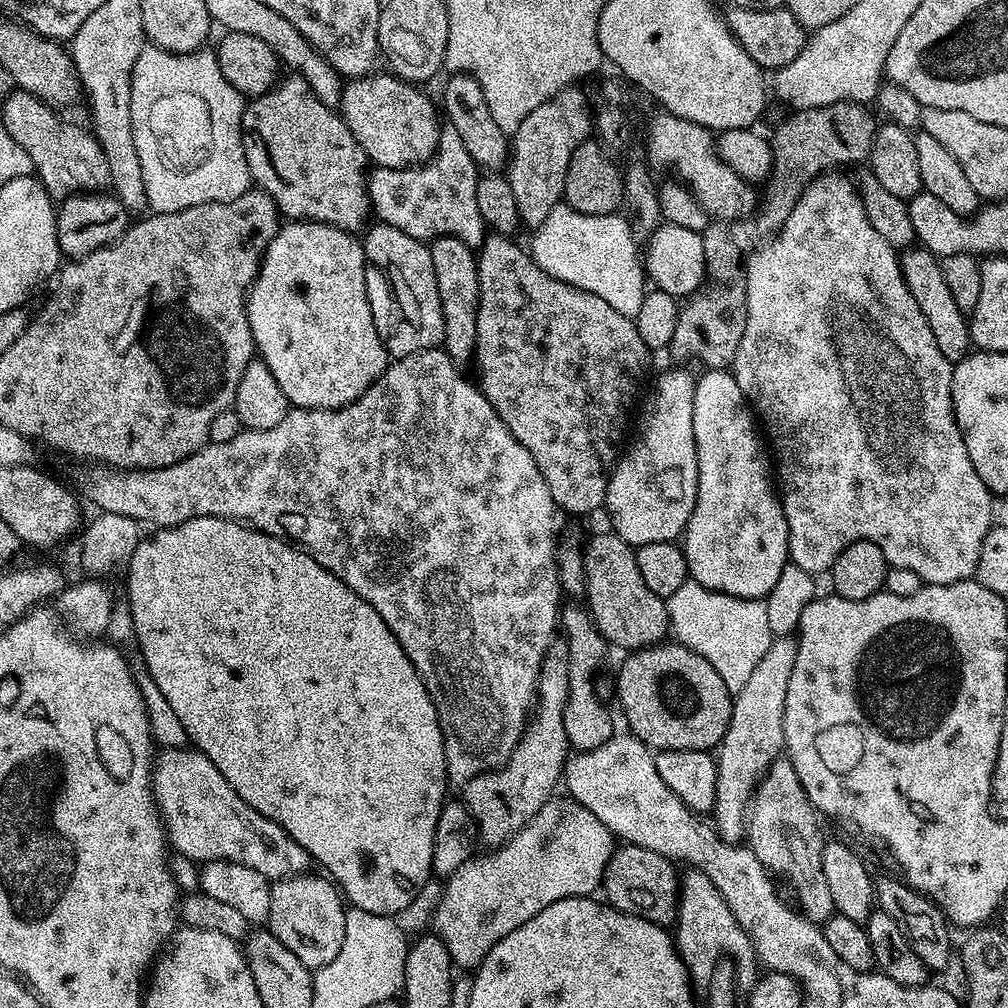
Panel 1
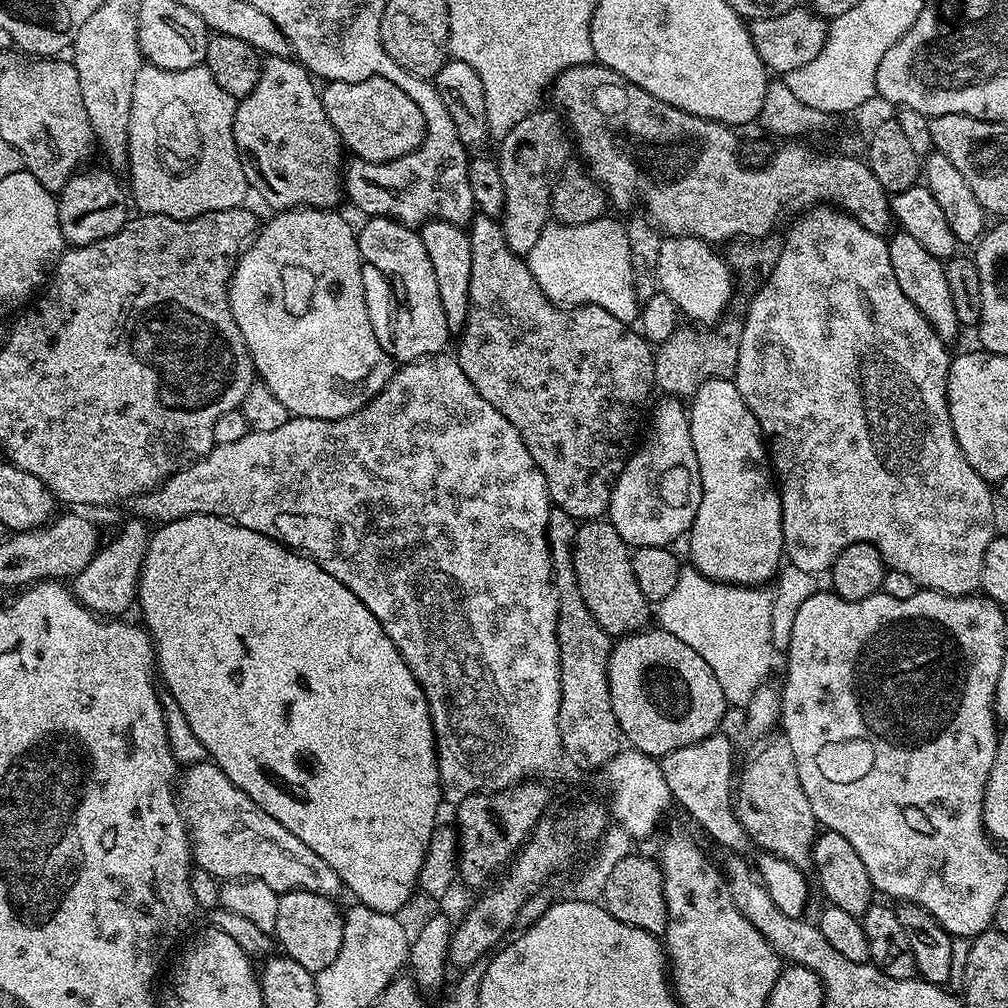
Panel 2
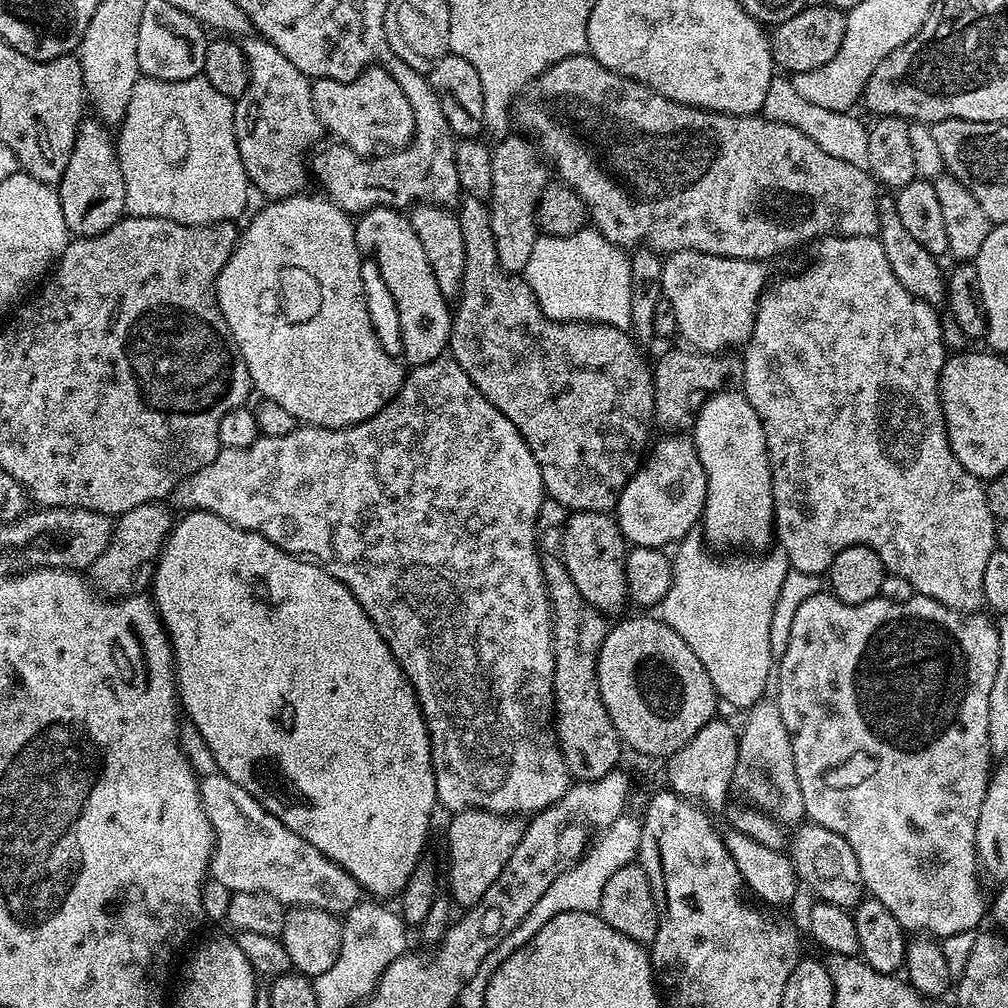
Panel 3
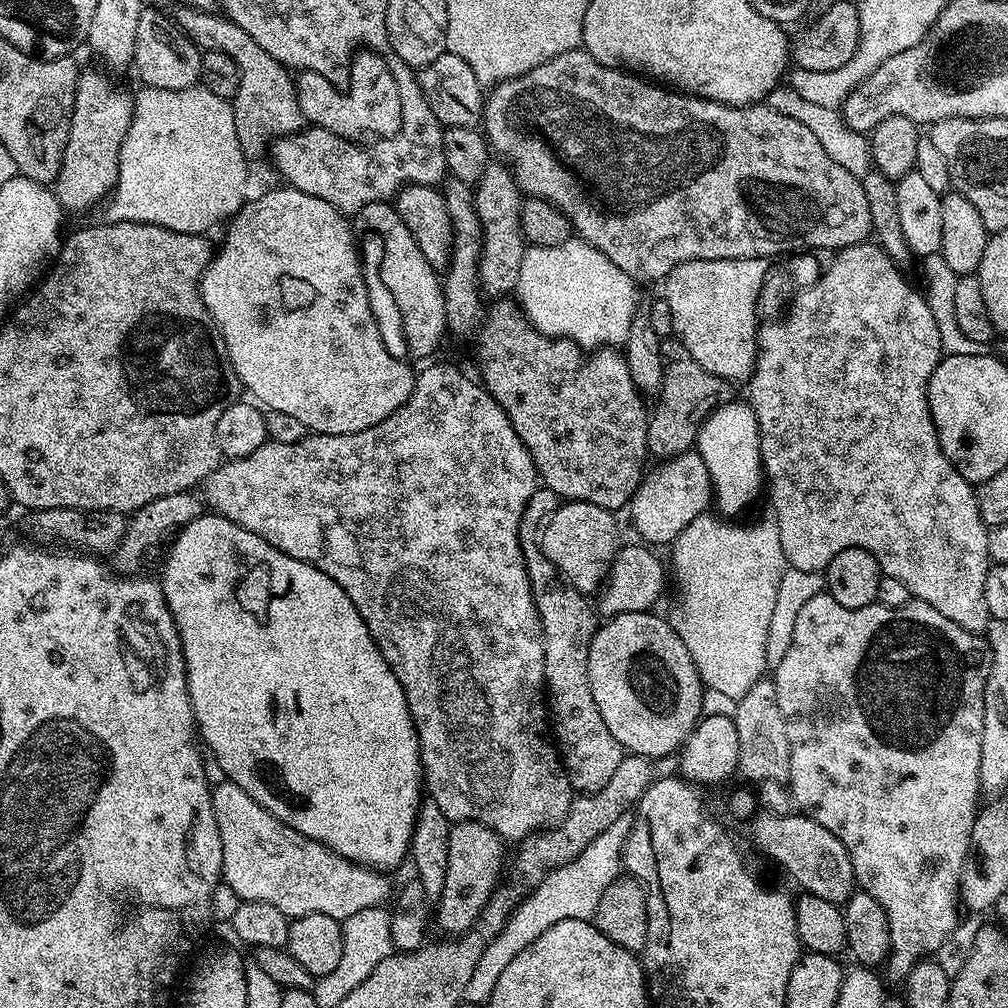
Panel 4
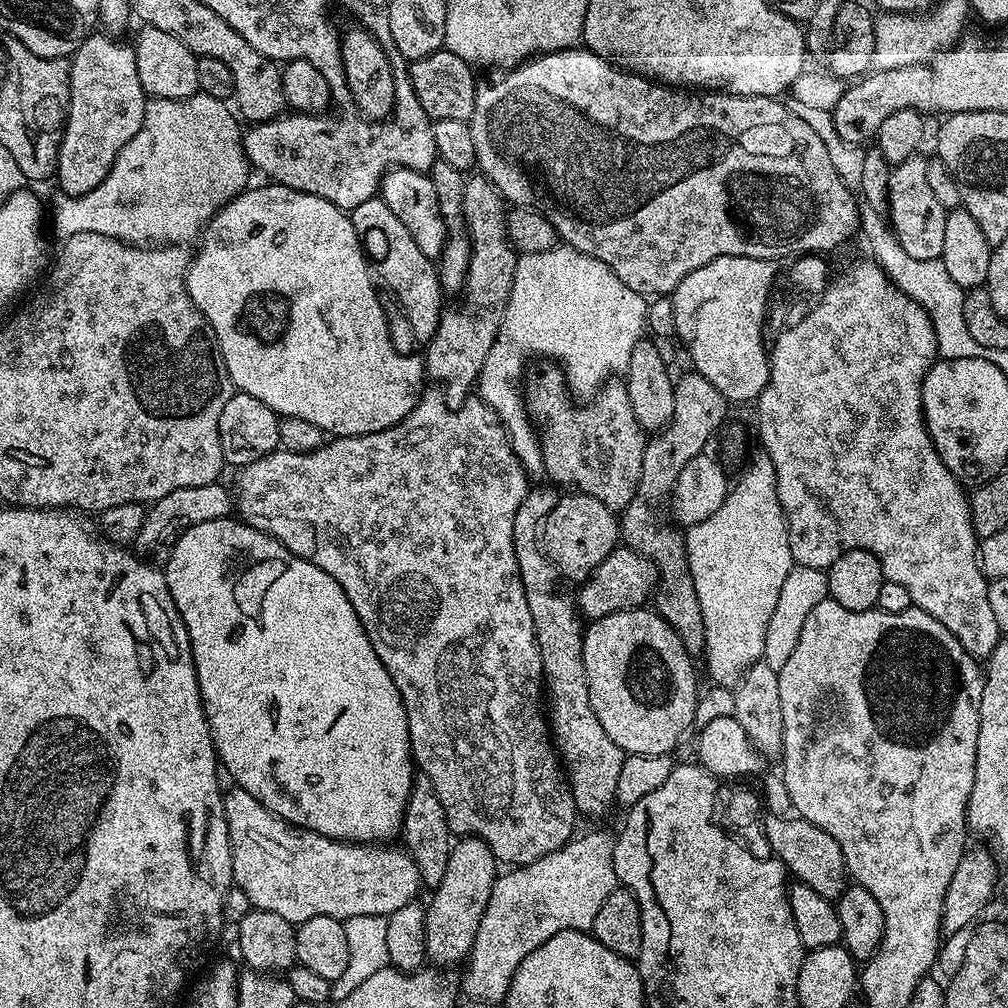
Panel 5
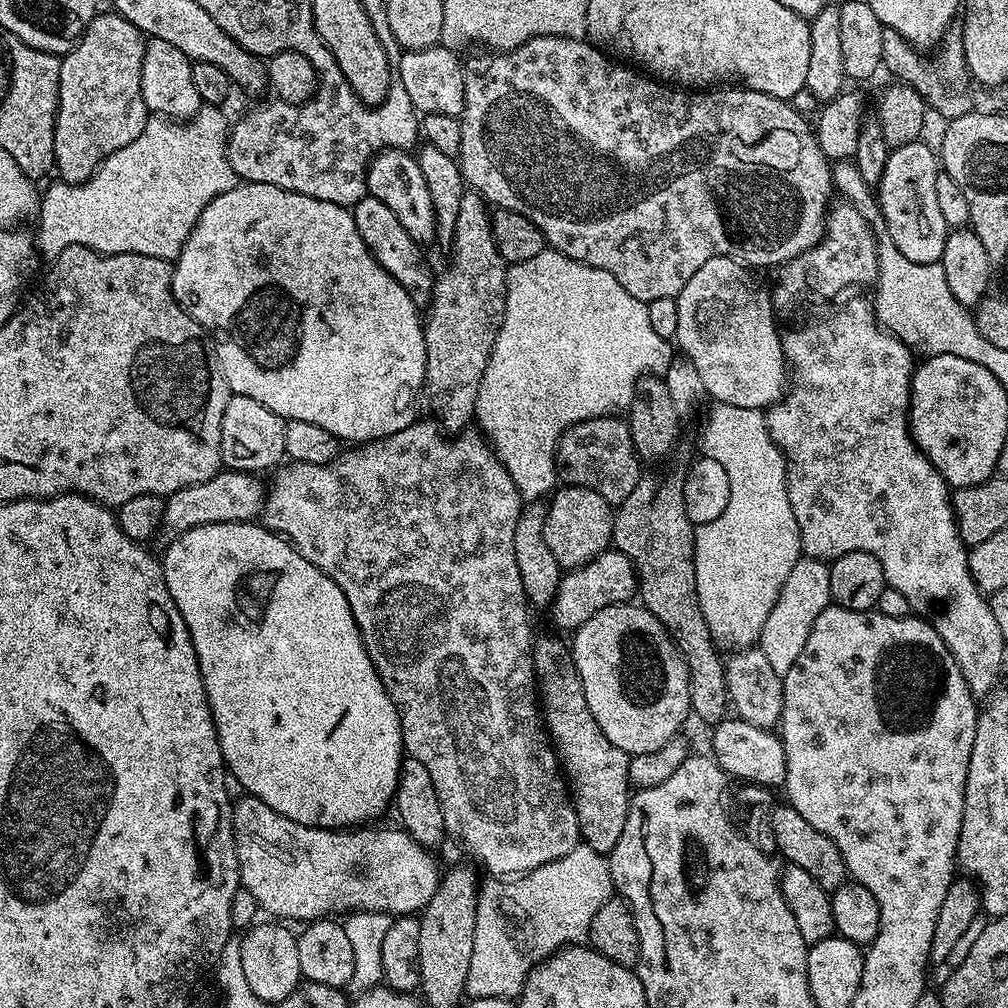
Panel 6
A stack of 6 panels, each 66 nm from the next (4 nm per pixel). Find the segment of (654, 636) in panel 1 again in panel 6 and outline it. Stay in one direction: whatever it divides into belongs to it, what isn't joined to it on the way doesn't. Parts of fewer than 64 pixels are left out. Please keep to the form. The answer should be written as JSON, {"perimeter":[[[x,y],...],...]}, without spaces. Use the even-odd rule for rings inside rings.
{"perimeter":[[[577,484],[560,486],[551,493],[547,505],[544,541],[546,546],[550,546],[550,554],[554,554],[561,569],[580,568],[598,554],[609,551],[614,508],[606,502],[606,498],[602,498],[602,494]]]}

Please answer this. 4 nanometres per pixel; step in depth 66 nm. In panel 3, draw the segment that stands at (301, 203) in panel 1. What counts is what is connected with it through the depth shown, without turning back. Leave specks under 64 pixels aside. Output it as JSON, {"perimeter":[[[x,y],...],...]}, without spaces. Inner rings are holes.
{"perimeter":[[[252,34],[243,41],[244,57],[248,63],[248,85],[242,95],[235,101],[236,109],[234,110],[234,134],[238,142],[238,154],[242,158],[242,166],[246,170],[251,187],[256,188],[262,195],[268,196],[264,198],[271,198],[272,200],[284,200],[287,196],[294,196],[305,191],[304,188],[310,184],[310,172],[306,167],[306,157],[309,155],[310,149],[313,146],[321,143],[320,135],[325,135],[326,129],[320,123],[318,114],[314,110],[314,102],[312,101],[312,80],[302,74],[302,70],[298,70],[298,66],[294,66],[294,62],[290,62],[290,58],[286,58],[286,54],[282,54],[282,50],[278,50],[278,46],[274,46],[269,40],[265,40],[259,34]]]}

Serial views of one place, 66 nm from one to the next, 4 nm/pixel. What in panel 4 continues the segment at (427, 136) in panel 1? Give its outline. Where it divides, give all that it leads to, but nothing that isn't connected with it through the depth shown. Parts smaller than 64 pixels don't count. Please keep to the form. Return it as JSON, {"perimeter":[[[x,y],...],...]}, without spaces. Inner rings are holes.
{"perimeter":[[[360,50],[352,57],[350,66],[350,78],[346,85],[346,91],[341,90],[337,85],[331,84],[322,74],[301,71],[295,77],[296,97],[298,106],[302,106],[302,114],[309,125],[325,128],[334,134],[338,134],[347,140],[359,141],[360,135],[372,136],[368,138],[383,138],[393,136],[400,132],[402,126],[402,98],[400,97],[400,87],[396,81],[396,73],[393,65],[387,62],[371,50]]]}

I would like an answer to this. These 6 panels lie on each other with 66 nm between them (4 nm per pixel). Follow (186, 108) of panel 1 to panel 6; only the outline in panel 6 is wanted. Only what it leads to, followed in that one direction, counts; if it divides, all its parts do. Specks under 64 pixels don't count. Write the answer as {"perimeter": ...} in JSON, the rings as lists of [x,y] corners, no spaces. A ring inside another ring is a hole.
{"perimeter":[[[204,106],[190,120],[177,122],[167,118],[150,118],[146,122],[146,126],[142,130],[142,134],[138,134],[138,138],[134,138],[134,142],[130,142],[130,146],[122,146],[122,150],[114,150],[114,154],[110,154],[101,162],[99,168],[91,178],[80,183],[70,184],[61,180],[54,181],[50,185],[40,204],[40,214],[38,216],[38,234],[36,233],[36,245],[39,253],[49,259],[55,259],[68,245],[86,245],[87,248],[94,249],[96,252],[105,254],[110,252],[133,252],[134,254],[146,254],[150,258],[162,258],[163,260],[172,262],[180,255],[182,246],[186,242],[186,238],[190,238],[190,230],[194,230],[194,226],[198,222],[198,218],[202,214],[202,210],[212,199],[218,194],[226,194],[226,190],[235,188],[238,183],[236,171],[230,166],[228,161],[228,134],[230,131],[230,120],[223,116],[221,109],[216,106]]]}

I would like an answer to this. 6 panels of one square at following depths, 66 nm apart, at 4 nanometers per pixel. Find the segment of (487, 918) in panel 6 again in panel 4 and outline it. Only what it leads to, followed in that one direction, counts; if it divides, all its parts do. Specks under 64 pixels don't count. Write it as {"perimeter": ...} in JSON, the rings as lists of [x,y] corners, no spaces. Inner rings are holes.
{"perimeter":[[[627,812],[614,822],[614,826],[606,826],[582,854],[578,854],[576,860],[566,862],[553,872],[548,872],[546,878],[531,889],[532,896],[517,903],[513,907],[512,914],[504,928],[486,946],[482,958],[476,967],[474,978],[470,978],[466,993],[467,1003],[487,1005],[488,1000],[494,994],[494,986],[498,986],[498,977],[506,966],[519,952],[526,950],[534,938],[540,937],[554,922],[562,922],[566,918],[578,918],[579,920],[592,920],[598,910],[598,902],[602,902],[602,894],[606,894],[606,886],[614,882],[622,872],[624,847],[628,841],[628,835],[632,830],[633,813]]]}

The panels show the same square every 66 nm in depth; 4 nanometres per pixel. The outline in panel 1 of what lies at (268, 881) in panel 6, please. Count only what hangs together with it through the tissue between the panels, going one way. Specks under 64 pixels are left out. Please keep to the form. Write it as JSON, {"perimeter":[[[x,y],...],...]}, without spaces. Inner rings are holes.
{"perimeter":[[[195,747],[164,748],[155,757],[152,769],[152,797],[164,822],[169,845],[179,855],[197,862],[226,860],[258,870],[270,882],[309,871],[314,861],[278,822],[270,822],[251,808],[218,774],[218,766]]]}

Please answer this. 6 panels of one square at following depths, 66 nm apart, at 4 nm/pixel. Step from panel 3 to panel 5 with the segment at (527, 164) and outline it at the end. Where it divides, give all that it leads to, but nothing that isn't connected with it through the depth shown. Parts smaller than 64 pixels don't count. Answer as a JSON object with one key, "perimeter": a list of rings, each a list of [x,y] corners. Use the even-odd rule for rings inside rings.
{"perimeter":[[[472,174],[465,179],[462,200],[462,214],[464,224],[468,228],[470,238],[470,264],[468,272],[464,275],[462,295],[459,297],[460,305],[457,308],[445,307],[440,314],[438,330],[426,342],[428,353],[423,353],[424,371],[429,381],[437,380],[442,389],[444,398],[451,408],[458,408],[469,399],[468,392],[477,387],[482,366],[486,366],[486,354],[490,354],[490,346],[494,346],[496,336],[506,314],[506,306],[510,298],[510,290],[514,286],[514,270],[516,269],[515,248],[508,240],[508,208],[502,193],[492,183],[479,174]]]}

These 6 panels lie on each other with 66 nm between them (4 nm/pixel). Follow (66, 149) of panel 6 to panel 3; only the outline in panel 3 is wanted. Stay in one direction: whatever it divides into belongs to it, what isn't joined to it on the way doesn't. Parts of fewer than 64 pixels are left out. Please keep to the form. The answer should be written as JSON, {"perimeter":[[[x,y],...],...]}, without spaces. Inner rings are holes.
{"perimeter":[[[85,118],[80,122],[76,135],[76,145],[70,154],[70,162],[66,162],[66,170],[58,185],[60,201],[62,202],[62,218],[66,218],[66,226],[73,237],[97,236],[110,226],[123,220],[126,215],[126,182],[122,178],[120,160],[116,157],[114,136],[107,127],[95,118]]]}

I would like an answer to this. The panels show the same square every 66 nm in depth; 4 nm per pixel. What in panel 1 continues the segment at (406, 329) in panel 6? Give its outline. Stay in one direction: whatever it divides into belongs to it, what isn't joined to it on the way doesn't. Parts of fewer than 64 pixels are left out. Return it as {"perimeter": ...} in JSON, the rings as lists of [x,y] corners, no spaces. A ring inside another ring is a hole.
{"perimeter":[[[292,220],[281,226],[275,238],[269,242],[264,258],[260,262],[260,273],[257,274],[255,282],[248,290],[246,301],[248,321],[259,359],[263,360],[266,366],[270,366],[270,374],[274,374],[278,386],[282,386],[282,394],[286,394],[289,405],[298,408],[341,408],[357,400],[388,369],[390,357],[385,337],[382,332],[380,336],[379,330],[376,329],[376,316],[372,313],[372,300],[368,297],[367,271],[369,272],[369,269],[366,267],[363,243],[353,233],[329,224],[319,224],[313,220]]]}

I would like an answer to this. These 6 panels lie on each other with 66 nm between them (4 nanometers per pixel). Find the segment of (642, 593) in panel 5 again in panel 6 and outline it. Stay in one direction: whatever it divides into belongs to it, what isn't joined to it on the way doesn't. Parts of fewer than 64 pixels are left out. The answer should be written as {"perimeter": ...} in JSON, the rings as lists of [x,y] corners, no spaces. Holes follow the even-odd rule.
{"perimeter":[[[609,550],[598,554],[580,568],[565,571],[560,578],[556,597],[552,599],[550,613],[552,620],[560,628],[575,630],[587,620],[594,618],[598,610],[615,604],[627,604],[637,595],[636,568],[626,558],[626,554]]]}

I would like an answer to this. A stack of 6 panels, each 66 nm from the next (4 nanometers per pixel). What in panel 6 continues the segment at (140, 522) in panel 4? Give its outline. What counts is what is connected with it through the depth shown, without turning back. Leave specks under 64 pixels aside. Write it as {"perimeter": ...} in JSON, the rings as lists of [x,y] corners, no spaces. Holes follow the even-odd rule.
{"perimeter":[[[221,470],[206,482],[186,486],[164,501],[163,535],[175,538],[186,530],[211,524],[233,524],[252,522],[263,513],[266,484],[259,475],[250,472]]]}

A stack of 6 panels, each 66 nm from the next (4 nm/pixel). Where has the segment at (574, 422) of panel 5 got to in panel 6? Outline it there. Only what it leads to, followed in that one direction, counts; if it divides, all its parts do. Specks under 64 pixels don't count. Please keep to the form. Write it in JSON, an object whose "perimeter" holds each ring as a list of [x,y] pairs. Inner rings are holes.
{"perimeter":[[[619,415],[599,416],[567,428],[558,442],[556,467],[565,485],[577,484],[594,490],[613,506],[626,502],[642,475],[642,461],[634,450],[628,421]]]}

